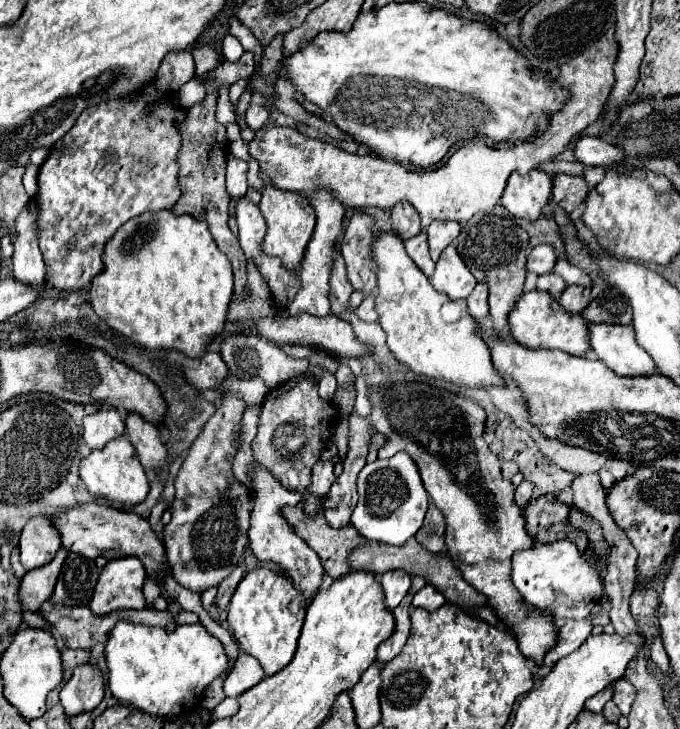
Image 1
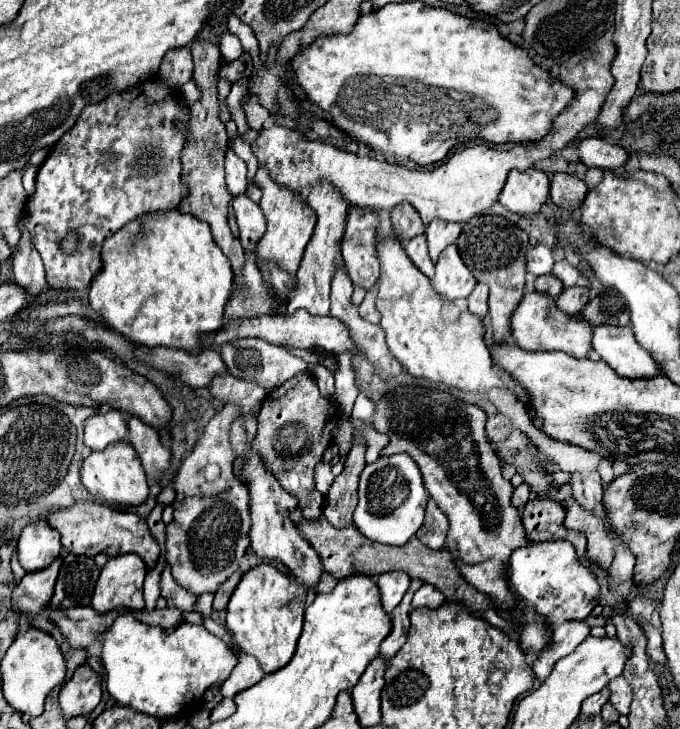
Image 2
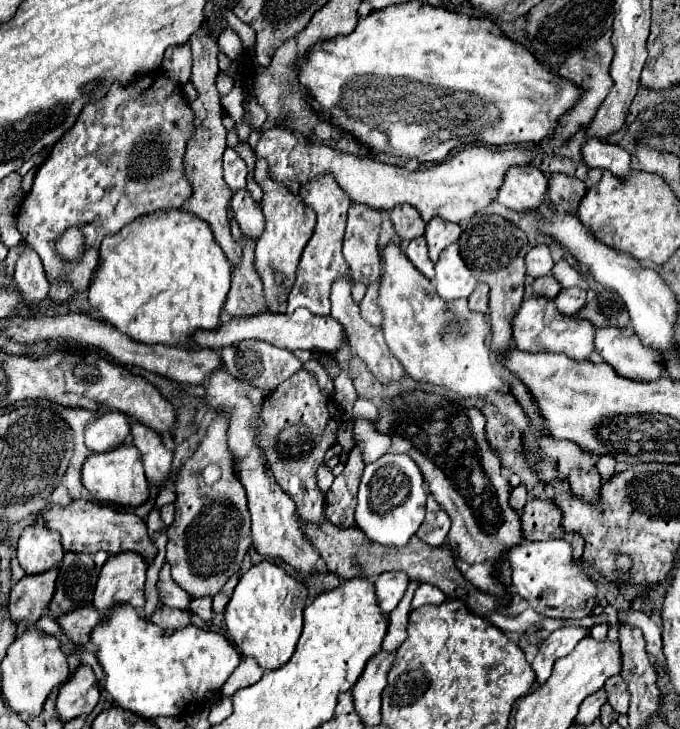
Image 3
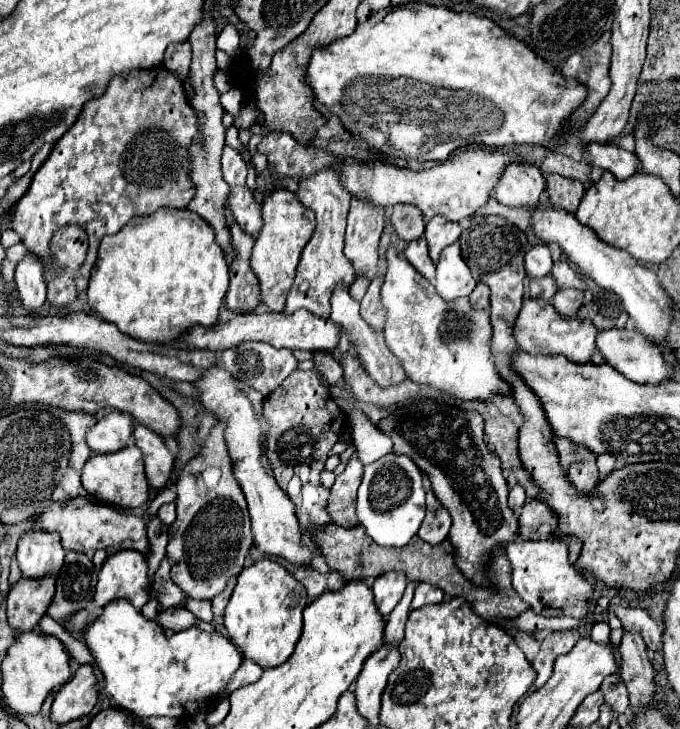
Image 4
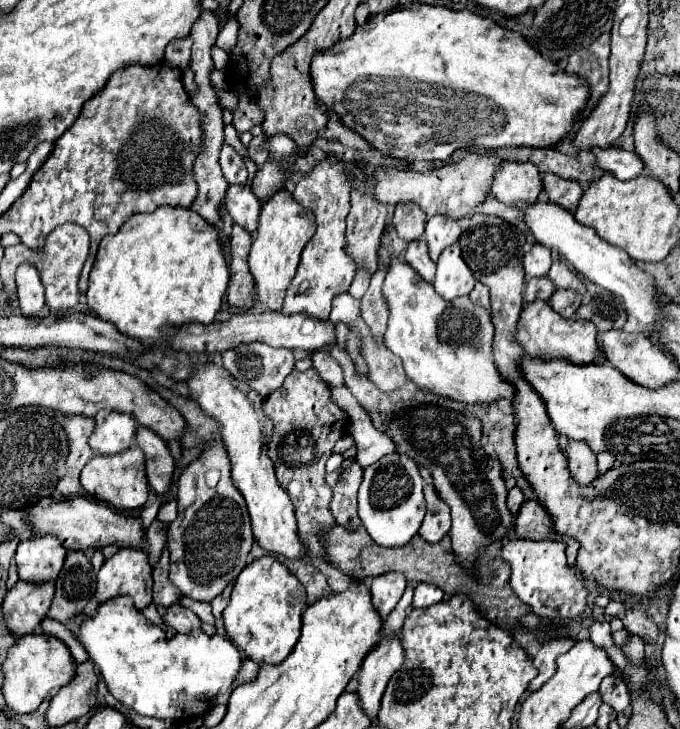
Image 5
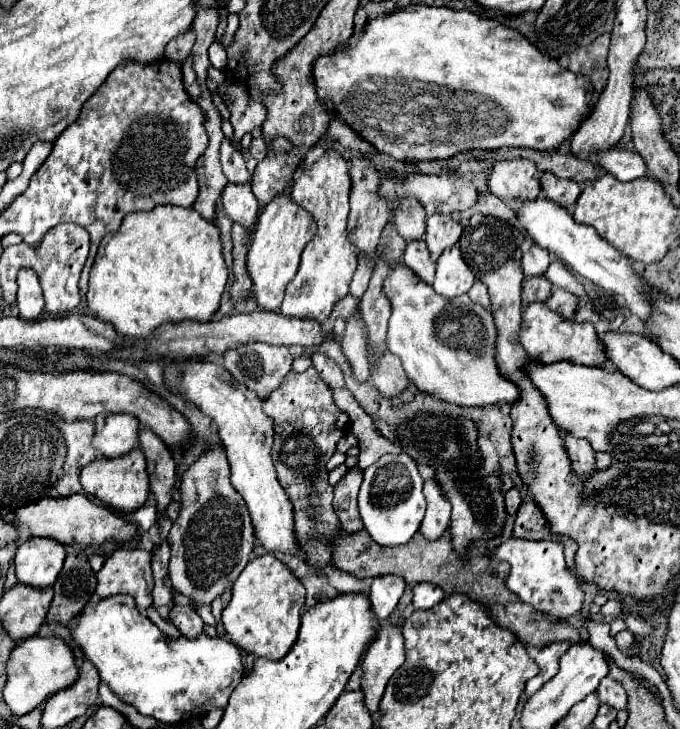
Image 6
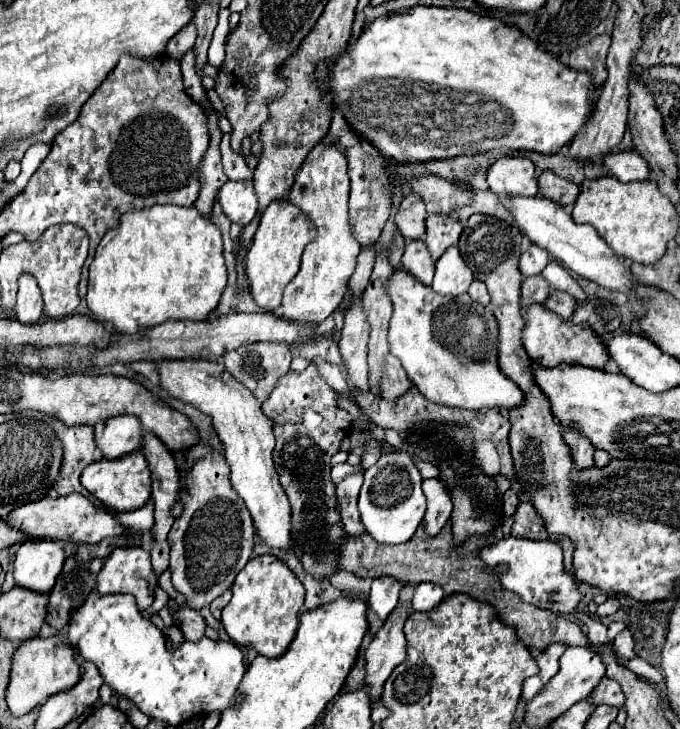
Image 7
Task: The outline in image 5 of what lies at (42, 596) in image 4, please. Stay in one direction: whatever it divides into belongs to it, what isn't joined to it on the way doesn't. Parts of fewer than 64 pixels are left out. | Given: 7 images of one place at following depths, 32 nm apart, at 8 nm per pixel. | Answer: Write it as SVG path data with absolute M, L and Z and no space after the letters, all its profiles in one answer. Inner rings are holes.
M22 580L16 582L16 586L12 586L4 598L4 618L6 618L6 624L10 628L10 632L20 638L24 634L32 634L38 630L40 622L44 620L48 608L50 608L50 602L52 602L52 596L54 596L54 588L52 584L24 584Z

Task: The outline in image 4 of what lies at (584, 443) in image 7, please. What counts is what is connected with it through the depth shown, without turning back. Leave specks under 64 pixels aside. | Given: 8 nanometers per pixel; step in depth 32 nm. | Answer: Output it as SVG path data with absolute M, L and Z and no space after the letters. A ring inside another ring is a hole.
M576 444L576 456L580 460L572 464L572 468L568 470L568 480L574 484L578 492L592 492L596 488L596 482L600 480L596 468L596 456L580 444Z

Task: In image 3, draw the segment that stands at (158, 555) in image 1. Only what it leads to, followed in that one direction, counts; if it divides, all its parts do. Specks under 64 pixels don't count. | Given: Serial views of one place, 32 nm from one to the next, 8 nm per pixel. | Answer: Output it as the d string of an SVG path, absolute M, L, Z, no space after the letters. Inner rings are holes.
M74 500L70 506L50 506L42 512L44 524L50 530L60 532L62 546L66 552L86 552L96 554L98 550L108 552L110 556L118 552L136 552L148 564L156 558L156 546L148 536L144 518L132 512L118 512L106 504L94 504L90 500Z

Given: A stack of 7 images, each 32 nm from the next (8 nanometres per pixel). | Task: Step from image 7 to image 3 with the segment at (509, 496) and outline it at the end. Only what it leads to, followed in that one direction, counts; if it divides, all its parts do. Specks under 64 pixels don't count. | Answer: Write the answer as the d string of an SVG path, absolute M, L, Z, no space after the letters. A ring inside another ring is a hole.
M516 486L514 490L512 490L512 494L510 494L510 506L516 510L516 512L522 512L522 508L524 508L524 504L526 504L526 496L528 496L528 492L526 492L526 486Z

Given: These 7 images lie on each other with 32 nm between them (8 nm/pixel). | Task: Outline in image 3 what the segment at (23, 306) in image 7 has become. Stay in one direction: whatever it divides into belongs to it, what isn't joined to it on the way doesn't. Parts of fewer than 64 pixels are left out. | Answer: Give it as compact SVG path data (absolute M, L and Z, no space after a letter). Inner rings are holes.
M22 240L22 246L24 246L24 252L20 254L20 260L16 260L14 280L18 284L20 294L24 296L24 304L36 306L46 298L50 284L44 276L40 256L24 240Z

